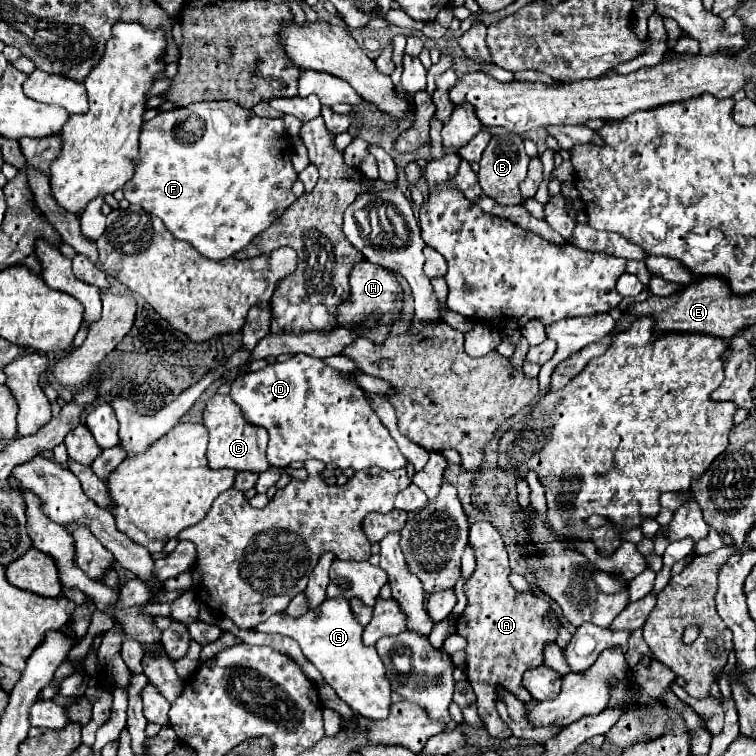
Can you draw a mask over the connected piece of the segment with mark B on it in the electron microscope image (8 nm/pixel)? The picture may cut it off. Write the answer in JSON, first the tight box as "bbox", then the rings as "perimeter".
{"bbox":[478,133,530,205],"perimeter":[[[502,133],[502,135],[494,135],[488,143],[488,147],[484,149],[484,155],[480,159],[480,171],[478,171],[478,183],[482,187],[482,191],[492,197],[496,203],[500,205],[520,205],[524,199],[520,195],[520,181],[526,177],[528,171],[528,163],[530,157],[524,151],[524,141],[520,135],[512,135],[512,133]]]}

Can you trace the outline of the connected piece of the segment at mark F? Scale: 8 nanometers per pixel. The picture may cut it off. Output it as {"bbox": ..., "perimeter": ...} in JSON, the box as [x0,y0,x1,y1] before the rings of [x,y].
{"bbox":[122,101,298,259],"perimeter":[[[220,101],[220,103],[192,103],[188,107],[158,113],[154,119],[144,121],[144,127],[140,131],[140,153],[136,157],[134,175],[122,187],[122,191],[124,191],[124,199],[128,199],[130,203],[136,203],[142,209],[146,209],[148,213],[160,217],[166,225],[166,229],[176,239],[192,243],[196,247],[196,251],[200,251],[208,259],[226,259],[226,257],[232,257],[236,251],[244,249],[256,235],[266,231],[296,201],[296,197],[292,193],[292,185],[294,185],[296,179],[298,179],[298,175],[296,175],[296,171],[292,167],[292,161],[290,161],[284,121],[282,119],[264,119],[264,117],[258,117],[252,109],[244,109],[244,107],[240,107],[236,103],[230,103],[230,101]]]}

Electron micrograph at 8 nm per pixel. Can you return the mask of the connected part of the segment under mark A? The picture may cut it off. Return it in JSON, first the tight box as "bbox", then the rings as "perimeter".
{"bbox":[456,523,558,739],"perimeter":[[[490,523],[470,525],[470,547],[476,557],[476,571],[464,585],[468,605],[456,621],[456,633],[468,641],[464,649],[466,677],[478,697],[478,715],[486,723],[486,731],[492,737],[508,739],[512,737],[512,731],[508,731],[508,725],[496,711],[498,689],[502,687],[504,691],[514,693],[524,703],[532,699],[522,685],[522,675],[526,669],[544,663],[544,647],[556,641],[558,627],[548,617],[548,601],[532,597],[532,593],[518,593],[510,585],[508,551],[502,537]]]}

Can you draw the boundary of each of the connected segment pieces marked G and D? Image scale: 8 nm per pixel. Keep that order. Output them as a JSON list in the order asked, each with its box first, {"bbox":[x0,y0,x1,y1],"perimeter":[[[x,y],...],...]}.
[{"bbox":[254,599,390,719],"perimeter":[[[326,599],[320,605],[320,615],[316,611],[308,611],[304,617],[294,619],[284,613],[272,615],[262,625],[256,625],[254,631],[262,633],[280,633],[298,641],[304,657],[316,665],[324,681],[336,691],[336,695],[350,705],[362,717],[368,719],[386,719],[390,711],[390,681],[386,679],[386,667],[378,657],[374,647],[366,647],[362,643],[362,625],[350,611],[346,599]]]},{"bbox":[230,353,406,471],"perimeter":[[[298,353],[284,363],[272,363],[256,373],[246,373],[242,379],[236,379],[232,383],[230,397],[242,409],[242,415],[248,423],[264,427],[268,431],[267,459],[274,467],[288,467],[292,461],[308,459],[336,463],[340,469],[352,467],[354,471],[362,471],[368,467],[396,471],[406,465],[406,457],[400,453],[396,441],[380,423],[374,409],[370,409],[366,393],[358,385],[350,383],[350,379],[344,377],[338,369],[326,365],[322,359]]]}]

